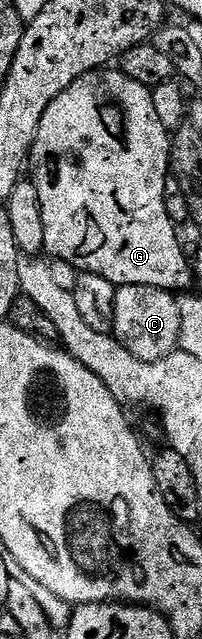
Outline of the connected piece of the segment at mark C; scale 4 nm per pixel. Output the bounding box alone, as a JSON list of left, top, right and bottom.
[112,284,180,362]

